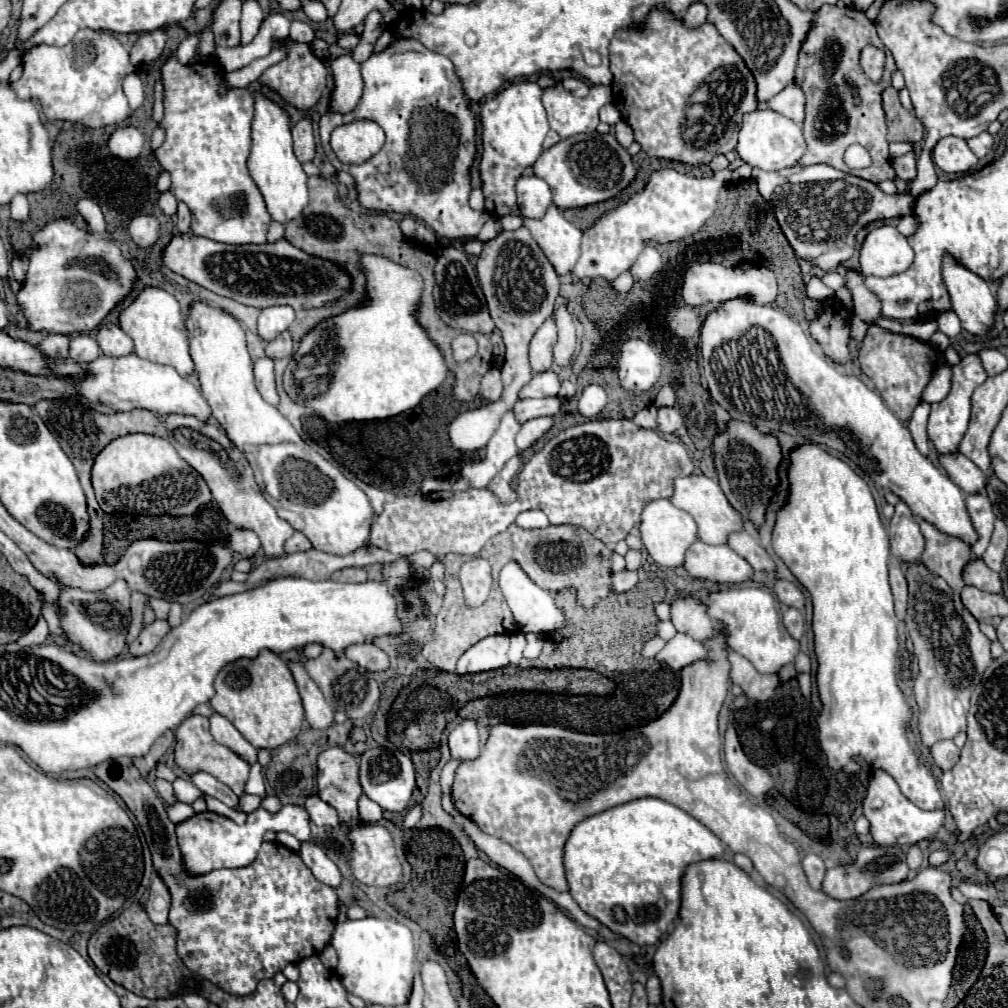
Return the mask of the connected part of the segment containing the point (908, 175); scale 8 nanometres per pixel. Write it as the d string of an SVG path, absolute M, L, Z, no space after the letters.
M908 152L896 160L892 160L892 166L896 170L896 178L910 182L916 176L916 154Z

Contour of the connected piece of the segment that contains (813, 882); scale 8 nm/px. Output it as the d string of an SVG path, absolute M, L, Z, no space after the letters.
M806 854L802 858L802 866L804 866L804 872L806 872L810 886L814 890L822 890L822 880L824 880L824 874L826 874L822 858L816 856L816 854Z

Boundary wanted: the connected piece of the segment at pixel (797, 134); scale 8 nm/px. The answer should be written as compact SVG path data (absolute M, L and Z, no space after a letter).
M760 108L744 116L744 124L738 134L736 152L746 164L762 170L782 170L798 164L800 158L804 156L804 150L806 150L806 142L804 142L802 126L792 122L790 118L784 118L782 114L776 114L770 108Z

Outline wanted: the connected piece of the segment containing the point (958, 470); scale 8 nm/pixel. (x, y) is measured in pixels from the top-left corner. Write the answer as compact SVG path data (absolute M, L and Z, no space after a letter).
M958 454L938 456L942 468L950 476L954 484L958 484L966 494L978 494L984 490L984 482L988 482L988 474L984 474L970 458Z

